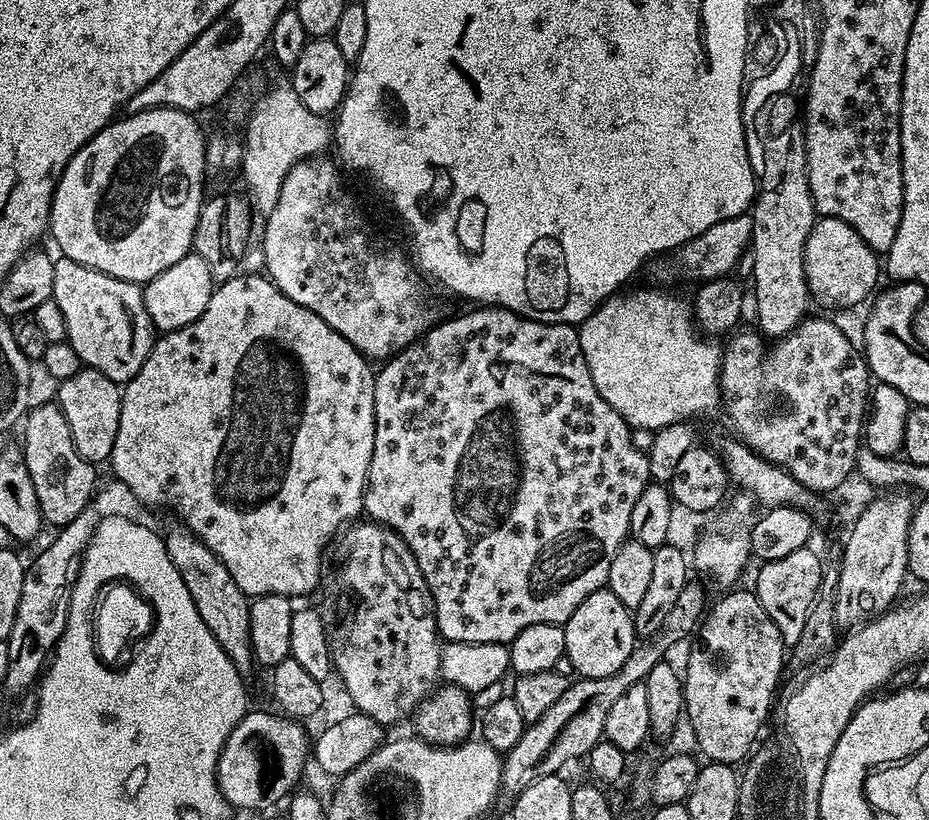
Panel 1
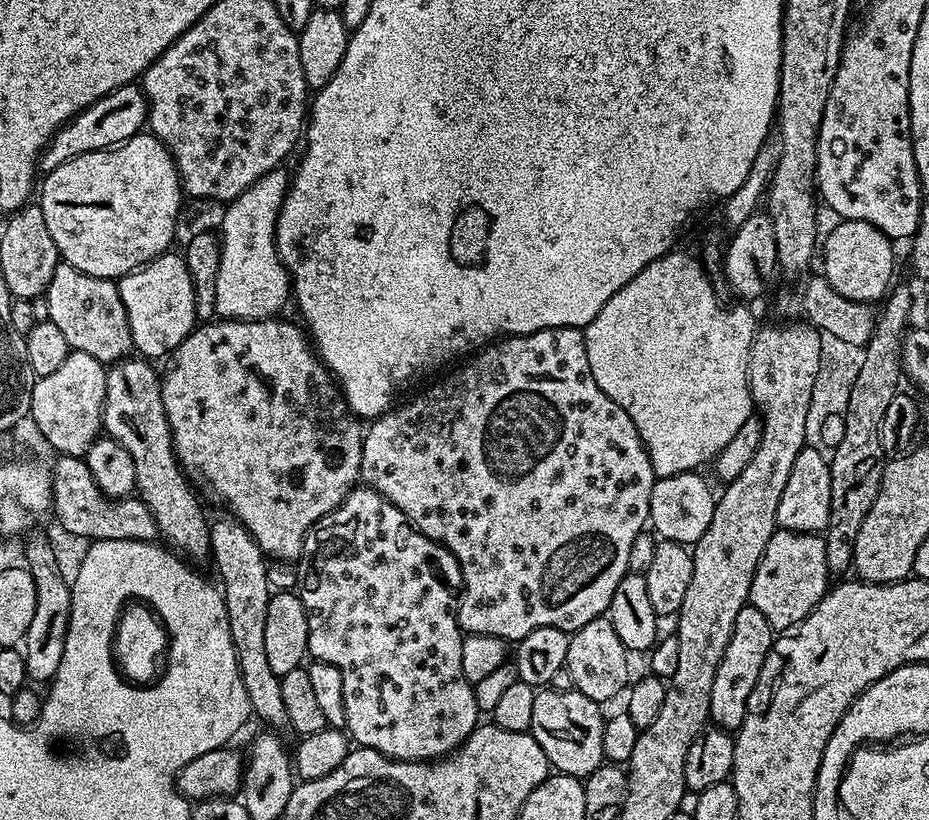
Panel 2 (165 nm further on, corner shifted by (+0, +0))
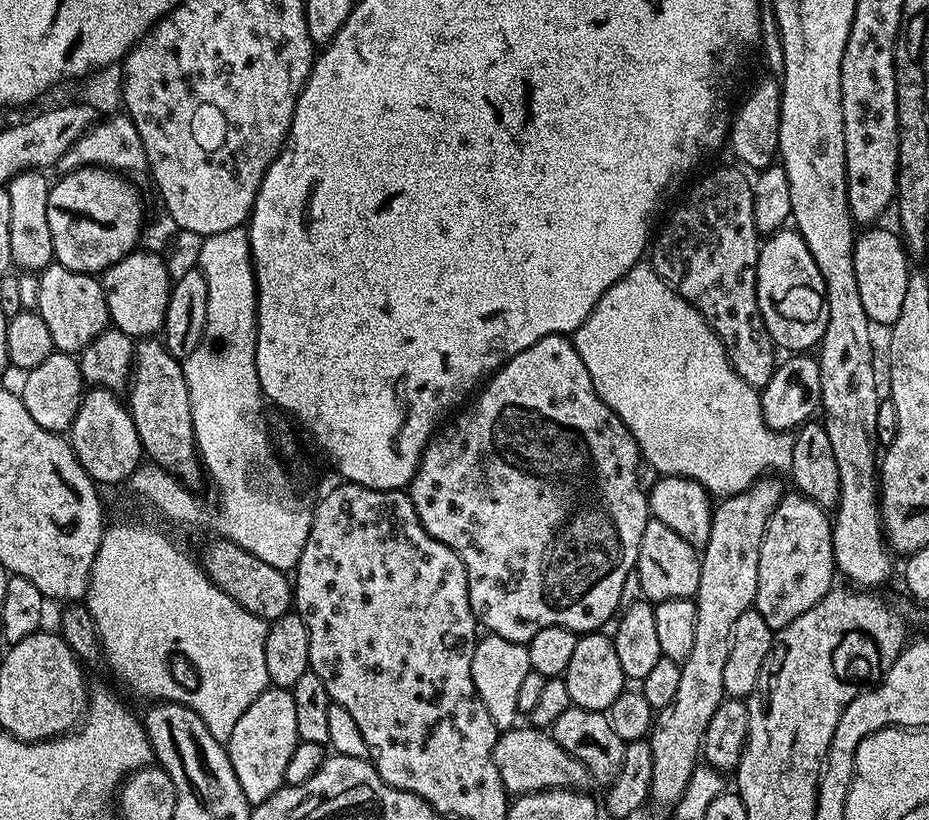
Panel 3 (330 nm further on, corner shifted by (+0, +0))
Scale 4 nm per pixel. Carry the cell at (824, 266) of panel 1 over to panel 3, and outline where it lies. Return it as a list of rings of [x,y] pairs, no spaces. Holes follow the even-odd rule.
[[[872,226],[861,231],[854,246],[854,278],[858,278],[858,294],[873,325],[891,326],[902,310],[906,282],[910,275],[910,257],[904,250],[903,239],[888,228]]]

